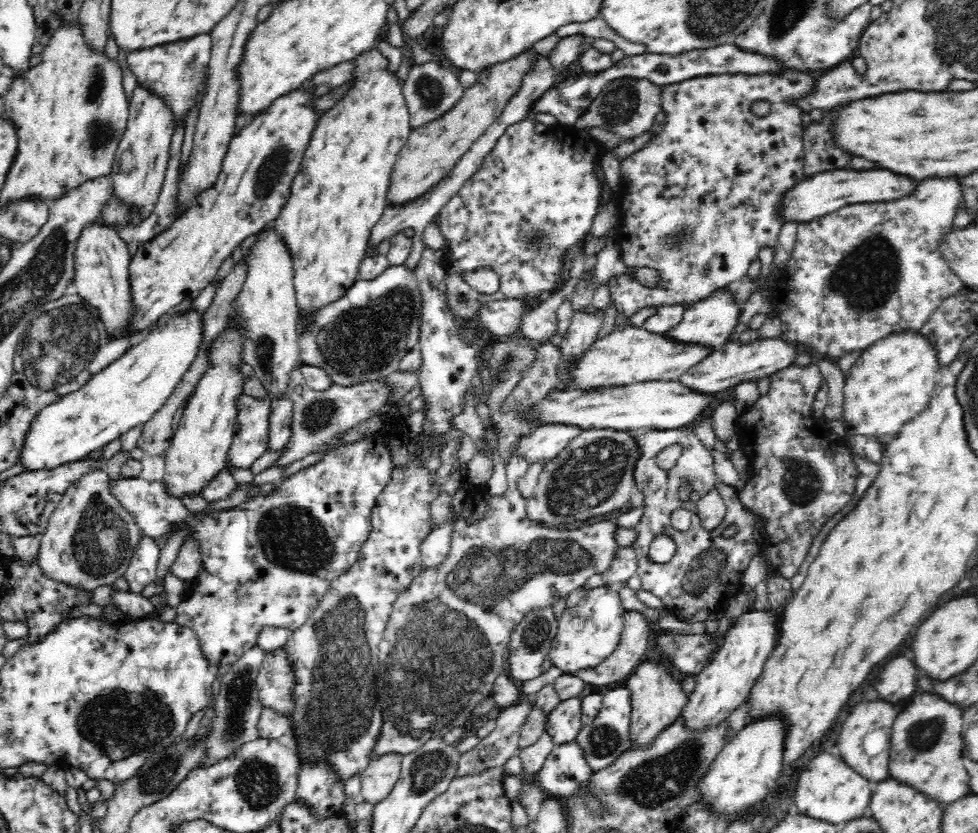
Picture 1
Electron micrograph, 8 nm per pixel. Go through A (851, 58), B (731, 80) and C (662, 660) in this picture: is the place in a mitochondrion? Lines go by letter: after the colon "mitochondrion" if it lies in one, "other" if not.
A: other
B: other
C: other

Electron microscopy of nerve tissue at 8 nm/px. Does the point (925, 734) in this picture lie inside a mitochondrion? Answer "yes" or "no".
yes

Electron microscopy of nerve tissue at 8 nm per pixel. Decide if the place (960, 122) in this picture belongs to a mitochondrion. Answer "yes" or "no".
no

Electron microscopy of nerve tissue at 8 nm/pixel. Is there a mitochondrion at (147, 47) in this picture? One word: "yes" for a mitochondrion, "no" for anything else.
no

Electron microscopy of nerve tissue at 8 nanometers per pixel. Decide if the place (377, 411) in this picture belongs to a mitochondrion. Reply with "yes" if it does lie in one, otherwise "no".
no

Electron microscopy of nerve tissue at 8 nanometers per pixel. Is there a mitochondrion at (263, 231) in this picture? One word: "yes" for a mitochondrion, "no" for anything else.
no

